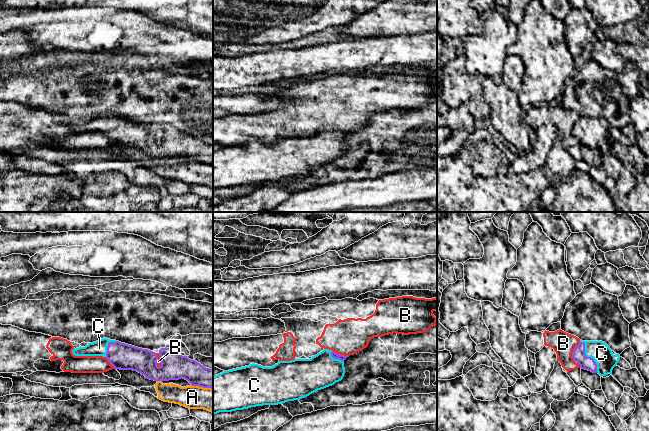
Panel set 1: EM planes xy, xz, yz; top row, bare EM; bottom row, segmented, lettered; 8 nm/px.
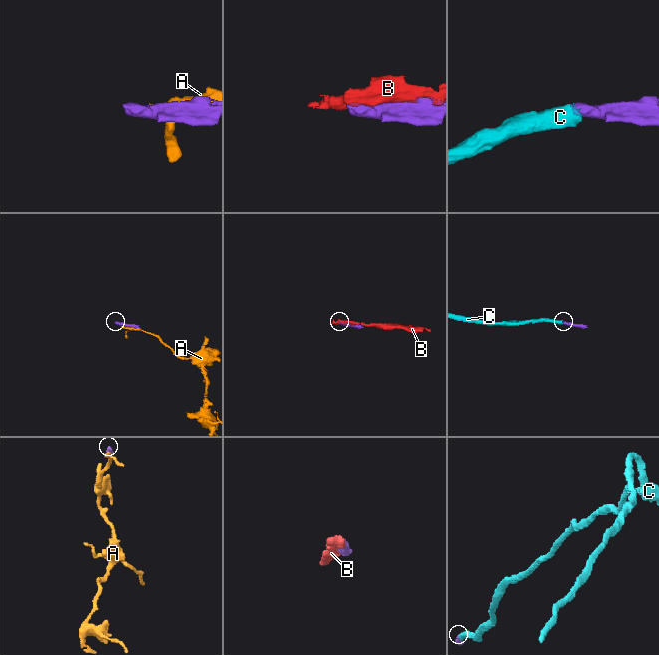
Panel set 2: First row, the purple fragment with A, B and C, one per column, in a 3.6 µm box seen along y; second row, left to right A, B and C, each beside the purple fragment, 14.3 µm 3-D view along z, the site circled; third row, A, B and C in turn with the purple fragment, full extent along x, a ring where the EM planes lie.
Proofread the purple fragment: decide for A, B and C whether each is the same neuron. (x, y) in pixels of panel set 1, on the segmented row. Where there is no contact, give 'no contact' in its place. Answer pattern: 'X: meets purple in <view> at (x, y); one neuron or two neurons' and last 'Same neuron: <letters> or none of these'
A: meets purple in xy at (202, 386); two neurons
B: meets purple in yz at (573, 352); two neurons
C: meets purple in yz at (588, 357); one neuron
Same neuron: C

